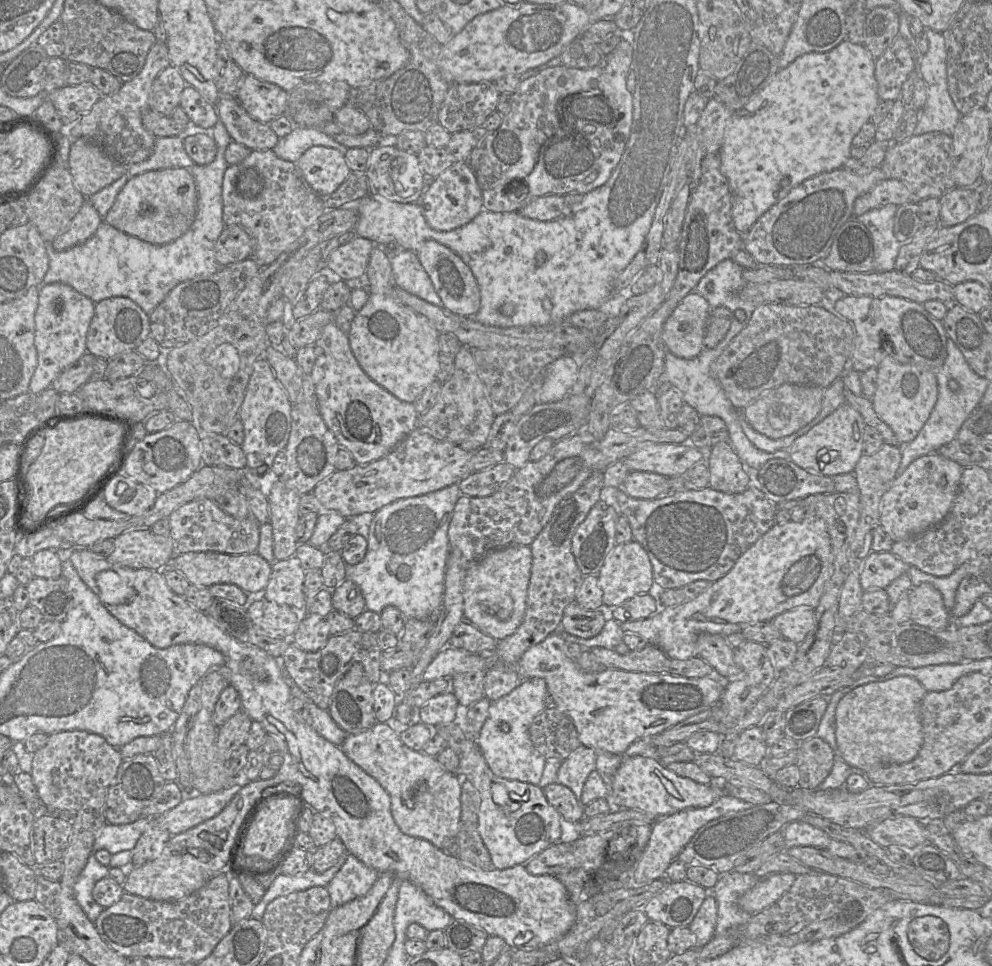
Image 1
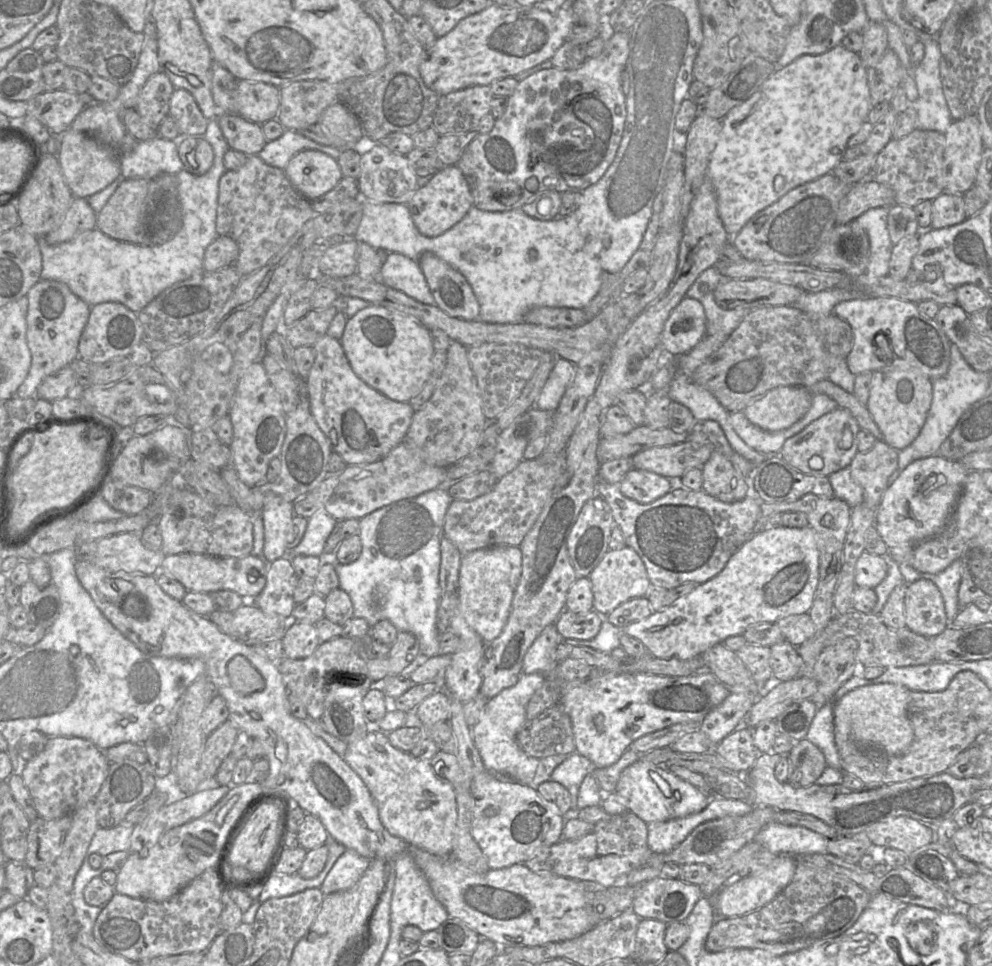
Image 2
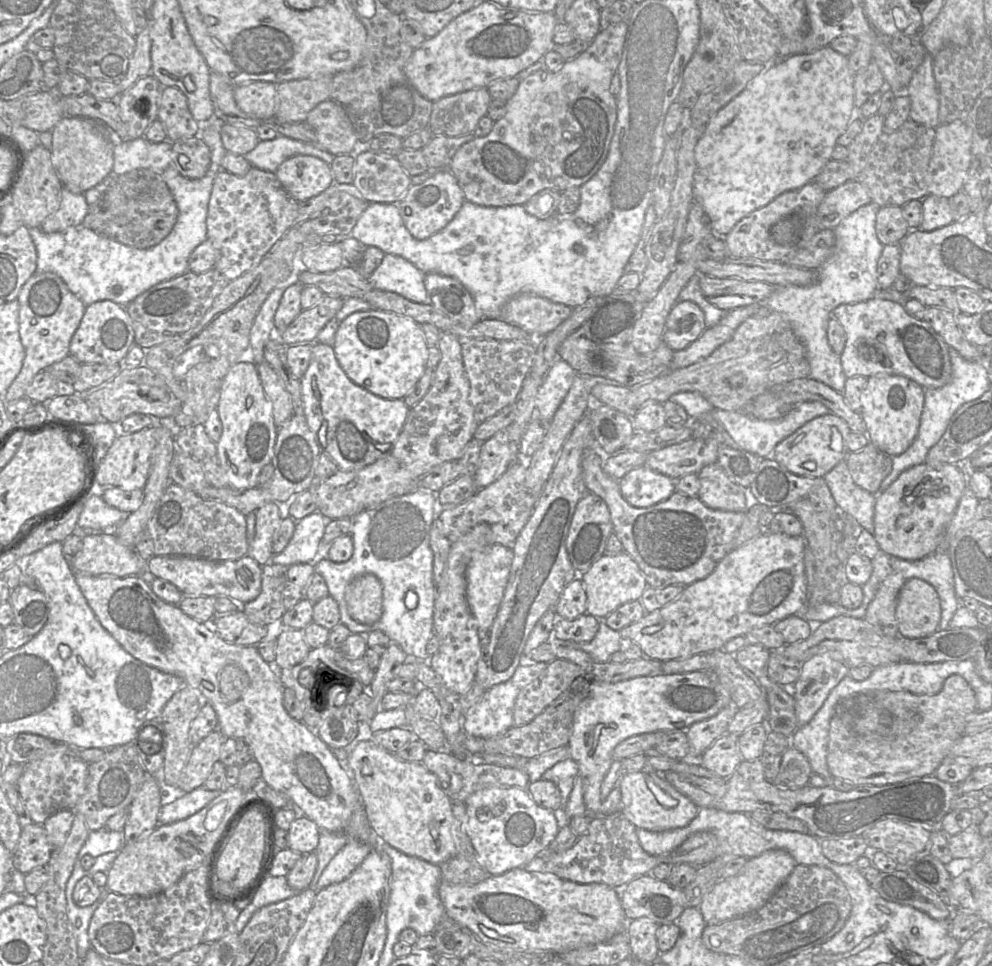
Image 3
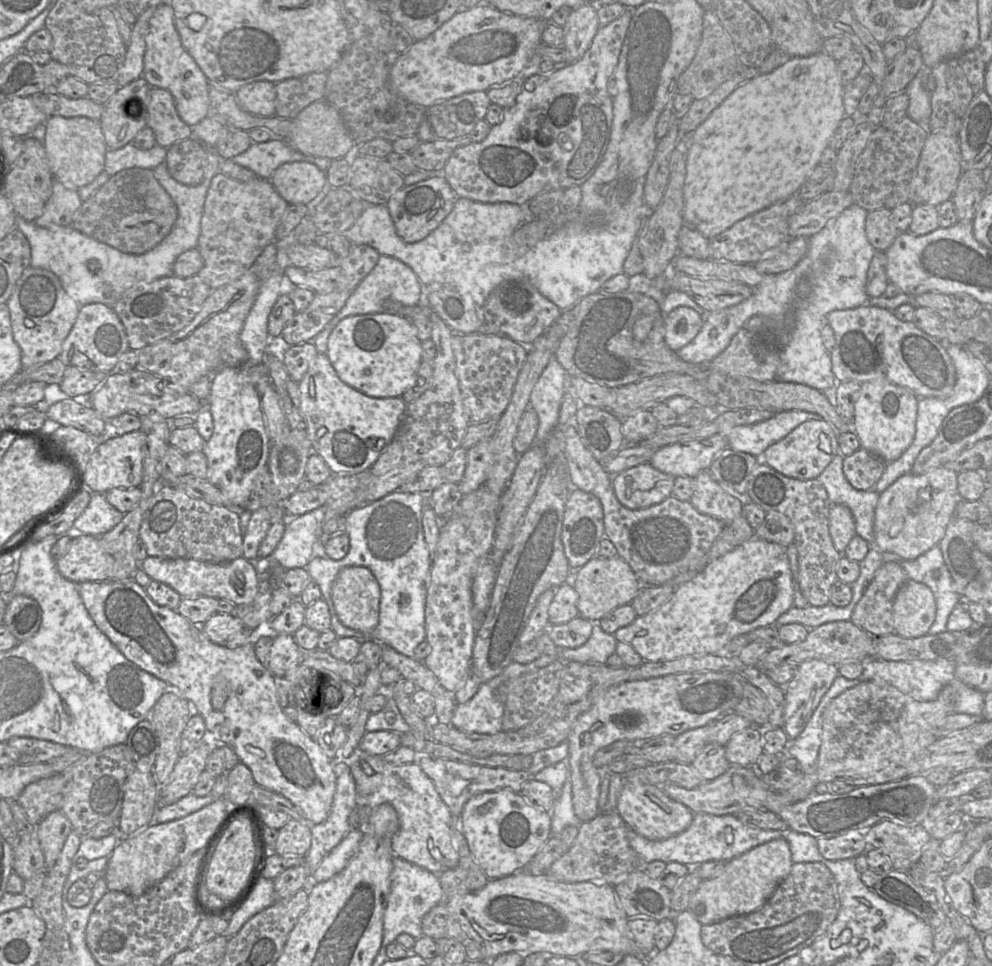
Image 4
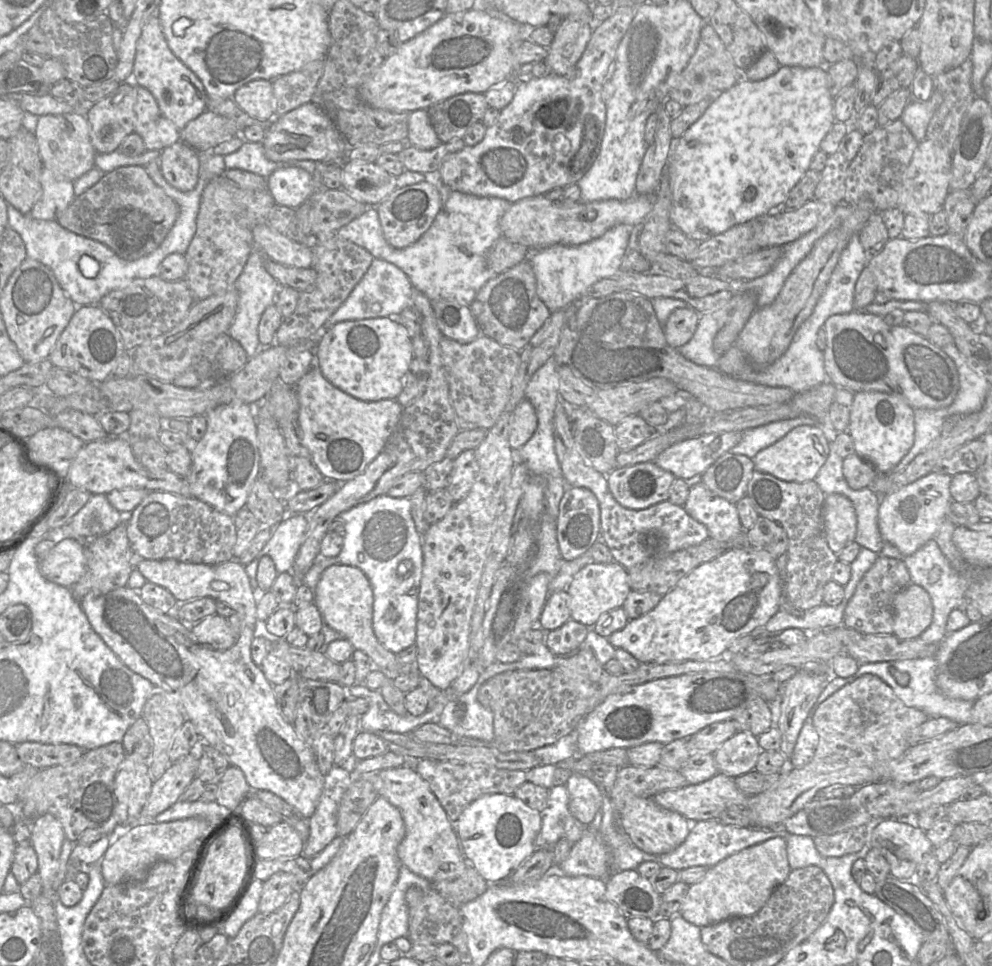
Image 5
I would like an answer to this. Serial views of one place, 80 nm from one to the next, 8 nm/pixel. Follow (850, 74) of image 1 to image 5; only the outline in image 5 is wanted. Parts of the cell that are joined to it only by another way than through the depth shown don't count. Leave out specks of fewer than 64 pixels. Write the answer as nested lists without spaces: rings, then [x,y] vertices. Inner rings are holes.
[[[780,66],[776,73],[763,80],[742,80],[723,91],[706,109],[704,114],[679,139],[674,139],[667,163],[672,190],[670,220],[673,227],[680,229],[688,237],[700,242],[720,234],[736,224],[755,219],[779,209],[786,200],[790,190],[800,180],[804,172],[809,169],[812,156],[816,151],[820,150],[821,140],[836,121],[833,103],[834,98],[831,96],[828,88],[826,66],[810,68]]]

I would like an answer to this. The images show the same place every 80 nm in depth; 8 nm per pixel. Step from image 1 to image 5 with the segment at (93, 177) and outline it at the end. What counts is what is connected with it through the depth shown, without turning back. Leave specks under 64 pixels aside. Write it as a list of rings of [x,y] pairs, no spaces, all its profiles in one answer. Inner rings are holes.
[[[84,113],[39,116],[34,135],[37,140],[39,154],[44,168],[50,170],[58,180],[73,182],[95,166],[94,160],[97,152],[91,143],[90,126]]]

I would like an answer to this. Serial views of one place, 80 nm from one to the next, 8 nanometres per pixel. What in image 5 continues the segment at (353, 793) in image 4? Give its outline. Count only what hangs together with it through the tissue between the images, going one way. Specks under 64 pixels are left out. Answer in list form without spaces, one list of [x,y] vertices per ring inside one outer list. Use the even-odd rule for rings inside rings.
[[[333,765],[324,775],[324,786],[313,815],[308,819],[309,837],[303,853],[307,859],[313,858],[329,845],[337,836],[337,813],[340,801],[351,783],[351,774],[343,766]]]

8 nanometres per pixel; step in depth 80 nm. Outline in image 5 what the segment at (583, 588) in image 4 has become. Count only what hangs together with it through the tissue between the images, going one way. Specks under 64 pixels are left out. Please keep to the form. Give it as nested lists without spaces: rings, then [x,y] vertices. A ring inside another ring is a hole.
[[[615,561],[609,563],[590,562],[573,576],[566,587],[571,619],[590,629],[601,614],[622,607],[630,591],[628,572],[622,565]]]

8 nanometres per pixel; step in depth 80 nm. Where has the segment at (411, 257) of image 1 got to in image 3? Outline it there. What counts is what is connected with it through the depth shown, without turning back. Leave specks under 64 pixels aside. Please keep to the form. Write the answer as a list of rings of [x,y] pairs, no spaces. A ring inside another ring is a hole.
[[[386,254],[368,278],[377,289],[395,292],[410,301],[432,304],[424,283],[425,274],[401,256]]]

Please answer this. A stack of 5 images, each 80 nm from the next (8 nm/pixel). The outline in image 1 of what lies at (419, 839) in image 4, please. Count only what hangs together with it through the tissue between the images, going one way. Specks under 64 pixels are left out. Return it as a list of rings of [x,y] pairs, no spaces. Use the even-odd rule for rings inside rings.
[[[393,719],[375,723],[371,728],[347,735],[341,748],[345,755],[364,772],[373,777],[388,793],[391,800],[392,817],[402,833],[430,842],[445,851],[455,841],[461,814],[461,781],[455,773],[448,772],[436,759],[407,747],[393,728]]]

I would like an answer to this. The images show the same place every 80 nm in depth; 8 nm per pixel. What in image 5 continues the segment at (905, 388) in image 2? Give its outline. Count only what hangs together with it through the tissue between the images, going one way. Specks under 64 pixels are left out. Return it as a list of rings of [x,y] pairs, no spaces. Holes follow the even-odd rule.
[[[876,391],[855,393],[850,410],[848,433],[854,441],[855,453],[874,466],[878,474],[887,474],[908,453],[914,442],[914,410],[903,398]]]

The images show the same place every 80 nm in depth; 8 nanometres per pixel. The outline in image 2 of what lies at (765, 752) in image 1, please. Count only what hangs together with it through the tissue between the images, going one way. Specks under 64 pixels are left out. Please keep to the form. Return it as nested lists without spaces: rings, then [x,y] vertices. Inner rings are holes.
[[[740,726],[714,746],[713,752],[720,756],[726,767],[737,774],[747,773],[756,762],[760,752],[754,745],[753,728]]]

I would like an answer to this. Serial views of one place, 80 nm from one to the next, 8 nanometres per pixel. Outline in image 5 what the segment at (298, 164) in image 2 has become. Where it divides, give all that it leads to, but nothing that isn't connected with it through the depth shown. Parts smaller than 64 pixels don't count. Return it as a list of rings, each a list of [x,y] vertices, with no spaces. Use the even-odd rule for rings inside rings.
[[[288,166],[270,174],[267,189],[276,203],[295,209],[314,195],[315,181],[307,170]]]

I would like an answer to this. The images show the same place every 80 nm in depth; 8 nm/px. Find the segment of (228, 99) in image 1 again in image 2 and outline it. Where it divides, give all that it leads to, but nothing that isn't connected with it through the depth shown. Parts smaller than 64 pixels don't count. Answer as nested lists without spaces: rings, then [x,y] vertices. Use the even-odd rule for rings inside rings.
[[[221,113],[218,121],[231,149],[254,155],[268,142],[261,124],[248,120],[238,113]]]

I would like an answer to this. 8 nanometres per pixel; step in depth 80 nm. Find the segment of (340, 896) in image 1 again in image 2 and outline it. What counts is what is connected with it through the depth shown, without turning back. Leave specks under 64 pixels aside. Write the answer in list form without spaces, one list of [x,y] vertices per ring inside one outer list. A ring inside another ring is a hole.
[[[346,849],[336,860],[319,889],[326,896],[352,888],[368,868],[369,863],[370,860],[353,850]]]

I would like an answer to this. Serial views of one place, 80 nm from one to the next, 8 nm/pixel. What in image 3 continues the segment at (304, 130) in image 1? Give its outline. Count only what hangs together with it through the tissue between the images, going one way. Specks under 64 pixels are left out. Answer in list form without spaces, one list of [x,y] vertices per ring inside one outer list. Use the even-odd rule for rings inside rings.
[[[278,135],[272,140],[260,140],[253,150],[243,156],[254,167],[269,172],[276,172],[285,160],[295,155],[313,155],[324,160],[329,165],[335,157],[312,143],[284,135]]]

